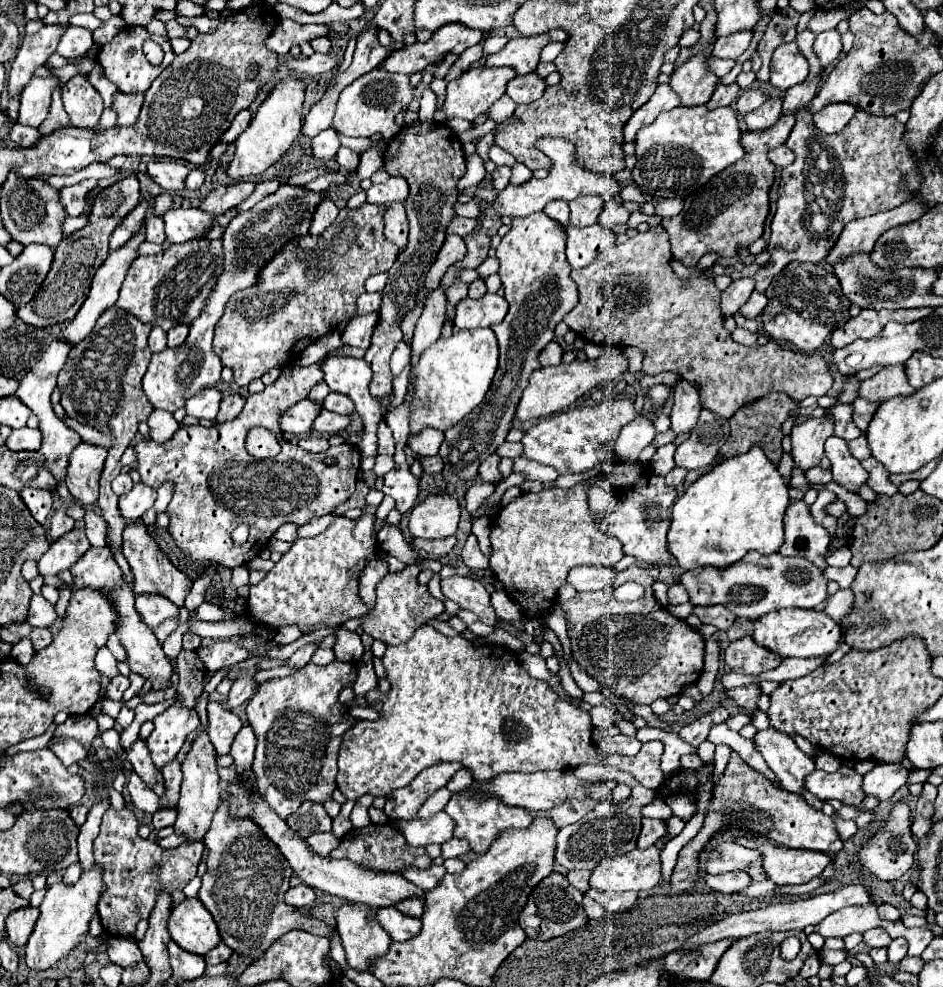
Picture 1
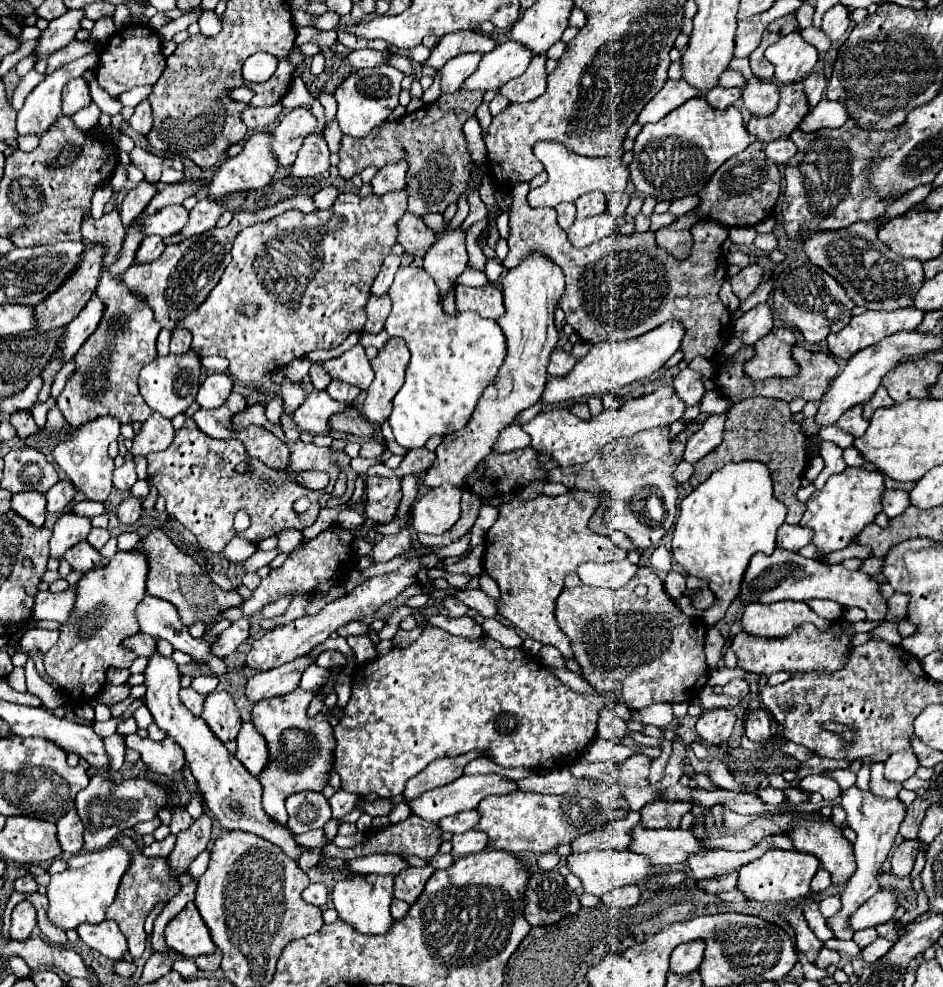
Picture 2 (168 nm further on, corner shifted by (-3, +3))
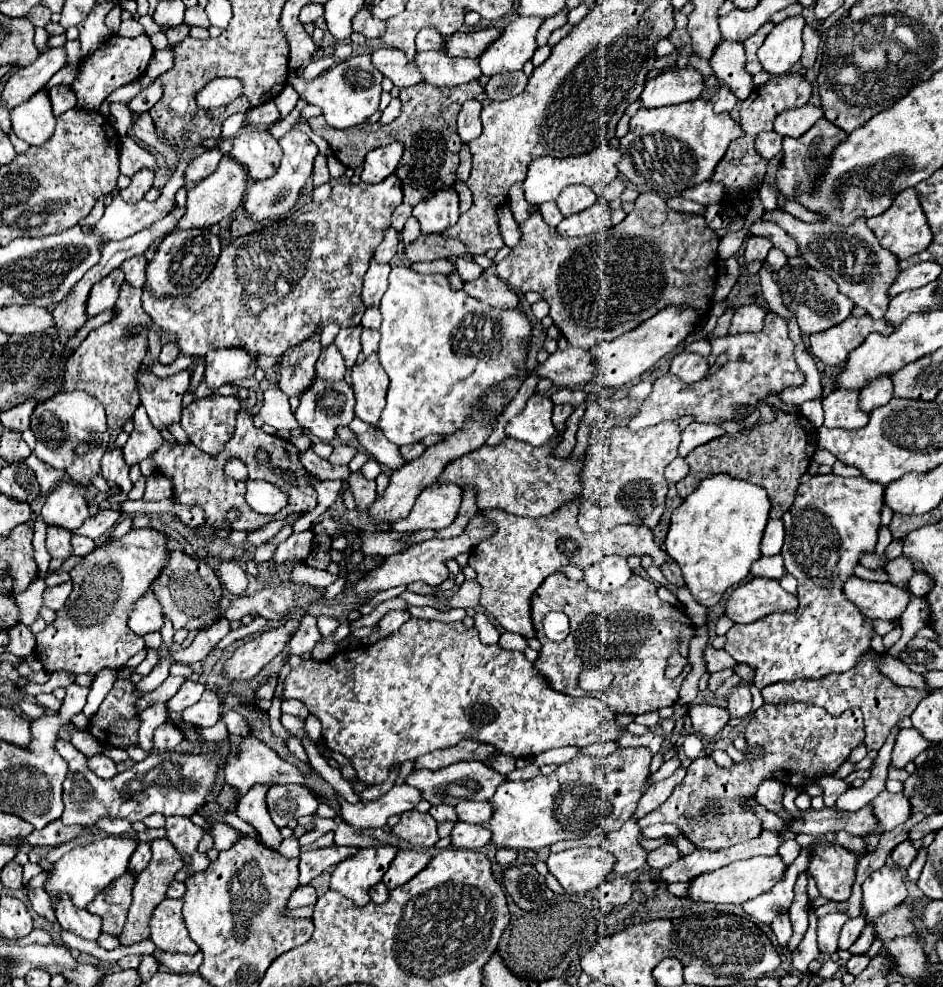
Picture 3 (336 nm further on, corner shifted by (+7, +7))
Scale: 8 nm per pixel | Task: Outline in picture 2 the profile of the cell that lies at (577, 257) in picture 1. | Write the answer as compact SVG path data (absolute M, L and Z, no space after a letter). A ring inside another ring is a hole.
M604 211L602 215L594 215L590 219L582 219L582 221L576 219L568 229L568 241L574 247L588 247L590 243L600 241L616 231L618 231L618 225L614 217L608 211Z

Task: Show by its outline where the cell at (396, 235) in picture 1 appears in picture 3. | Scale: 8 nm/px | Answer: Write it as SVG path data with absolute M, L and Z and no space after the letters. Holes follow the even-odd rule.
M422 233L414 243L404 245L402 249L402 255L410 263L448 259L452 255L462 255L462 253L468 253L468 249L464 249L464 243L438 233Z

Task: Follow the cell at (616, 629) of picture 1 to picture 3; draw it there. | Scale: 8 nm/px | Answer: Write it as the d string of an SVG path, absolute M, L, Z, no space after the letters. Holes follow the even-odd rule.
M552 573L532 597L532 621L536 623L536 633L542 643L540 657L534 665L556 691L574 697L586 695L586 691L578 687L580 673L598 665L612 669L612 713L640 715L674 705L678 701L680 685L692 669L687 664L678 677L666 677L666 663L674 651L688 656L688 643L694 637L694 625L682 609L660 601L656 595L656 583L640 573L634 573L624 587L610 593L590 589L584 581L572 581L562 573ZM550 611L562 611L570 619L570 633L560 643L550 641L542 629L542 619Z

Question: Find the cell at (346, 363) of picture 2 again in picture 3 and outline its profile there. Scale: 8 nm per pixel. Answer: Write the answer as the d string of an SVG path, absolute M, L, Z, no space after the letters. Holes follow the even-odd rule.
M348 327L348 329L340 329L340 333L336 335L336 347L340 349L348 369L356 363L356 357L362 351L360 331L362 331L362 327Z

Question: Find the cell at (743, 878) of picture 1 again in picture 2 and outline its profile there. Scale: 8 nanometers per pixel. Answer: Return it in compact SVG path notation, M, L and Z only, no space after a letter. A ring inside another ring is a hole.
M778 834L766 837L762 843L750 850L742 851L742 853L734 853L734 851L700 851L700 853L688 855L684 865L686 865L686 869L692 871L692 875L696 879L710 879L714 875L734 871L734 869L738 869L738 867L747 864L748 861L752 861L752 859L760 858L772 847L794 850L789 836Z

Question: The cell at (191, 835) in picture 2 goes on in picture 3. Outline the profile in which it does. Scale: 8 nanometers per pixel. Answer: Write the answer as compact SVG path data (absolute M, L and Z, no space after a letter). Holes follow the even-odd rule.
M154 839L152 841L152 859L150 859L150 865L138 875L136 879L136 885L134 885L134 901L132 901L132 907L128 911L128 919L126 919L126 925L124 925L124 935L120 935L120 943L122 945L132 945L132 943L138 943L138 941L144 941L150 937L150 919L152 919L152 913L156 909L156 905L166 897L166 889L170 885L170 881L174 879L174 875L184 867L178 851L174 849L172 843L168 843L168 839Z

